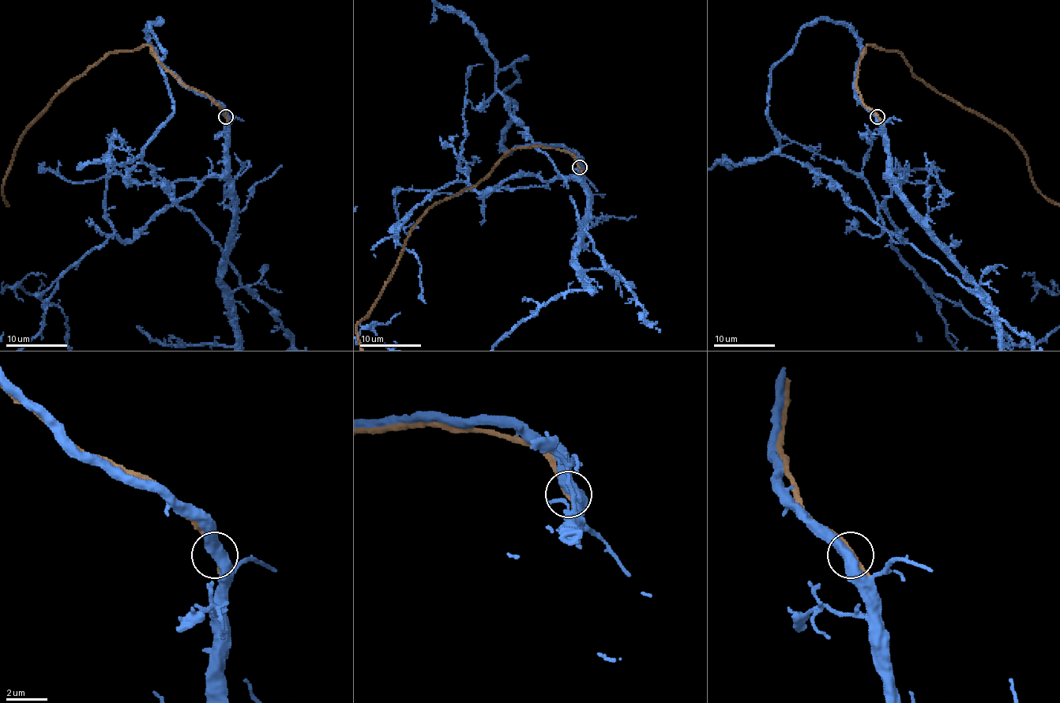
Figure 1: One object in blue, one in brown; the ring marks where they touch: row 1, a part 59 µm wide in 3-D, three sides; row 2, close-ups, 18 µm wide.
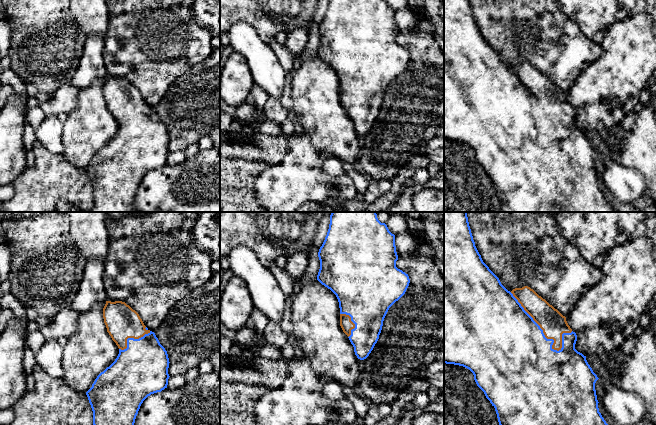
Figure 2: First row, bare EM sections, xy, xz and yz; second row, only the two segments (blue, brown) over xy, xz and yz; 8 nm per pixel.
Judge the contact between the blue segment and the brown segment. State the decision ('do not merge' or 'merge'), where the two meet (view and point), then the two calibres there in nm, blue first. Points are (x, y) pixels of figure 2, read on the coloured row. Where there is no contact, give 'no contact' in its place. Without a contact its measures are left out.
merge | yz (539, 326) | 500/200 nm

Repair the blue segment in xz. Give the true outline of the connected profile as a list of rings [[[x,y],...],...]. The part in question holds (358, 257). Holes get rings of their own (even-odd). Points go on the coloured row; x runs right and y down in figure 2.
[[[332,212],[330,215],[329,229],[325,240],[319,249],[318,257],[320,260],[320,269],[317,275],[317,280],[336,295],[340,308],[340,326],[353,345],[357,358],[364,360],[369,356],[379,339],[383,321],[389,308],[405,294],[410,283],[408,274],[396,267],[398,255],[395,246],[395,235],[389,231],[385,223],[381,223],[378,220],[376,212]]]

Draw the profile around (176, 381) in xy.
[[[184,375],[170,376],[167,387],[170,389],[182,387],[186,383]]]

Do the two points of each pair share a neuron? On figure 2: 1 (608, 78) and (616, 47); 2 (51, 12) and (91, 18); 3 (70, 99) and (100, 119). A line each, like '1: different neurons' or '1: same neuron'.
1: same neuron
2: different neurons
3: different neurons

